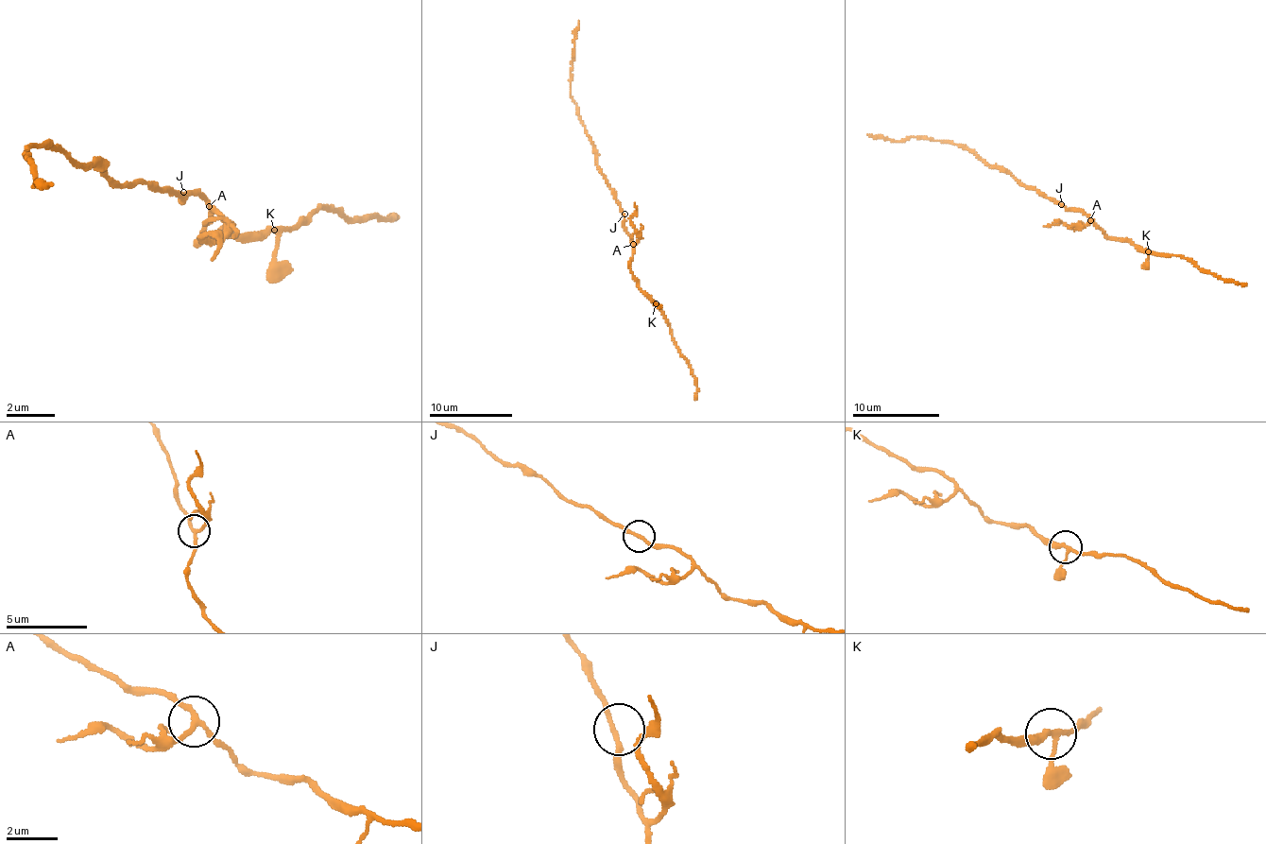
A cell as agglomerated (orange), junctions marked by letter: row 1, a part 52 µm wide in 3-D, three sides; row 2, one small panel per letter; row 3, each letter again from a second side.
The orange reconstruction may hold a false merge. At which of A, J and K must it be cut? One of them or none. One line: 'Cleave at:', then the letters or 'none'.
Cleave at: A

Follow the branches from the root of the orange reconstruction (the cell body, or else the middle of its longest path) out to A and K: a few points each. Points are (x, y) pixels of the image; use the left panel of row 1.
A: (177, 198), (183, 200), (183, 190), (189, 189), (207, 205)
K: (177, 198), (183, 200), (189, 189), (207, 205), (201, 242), (226, 226), (237, 234), (274, 230)

